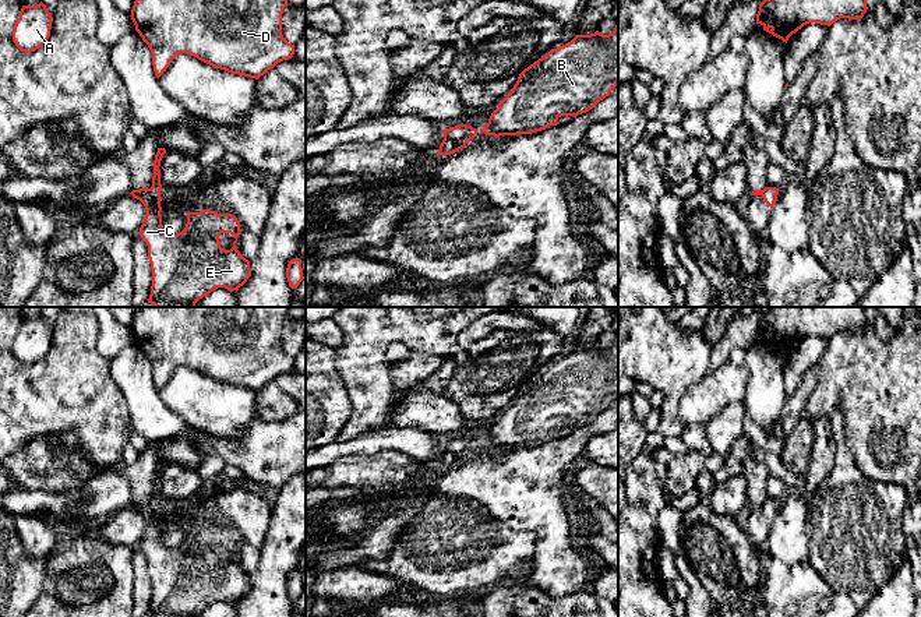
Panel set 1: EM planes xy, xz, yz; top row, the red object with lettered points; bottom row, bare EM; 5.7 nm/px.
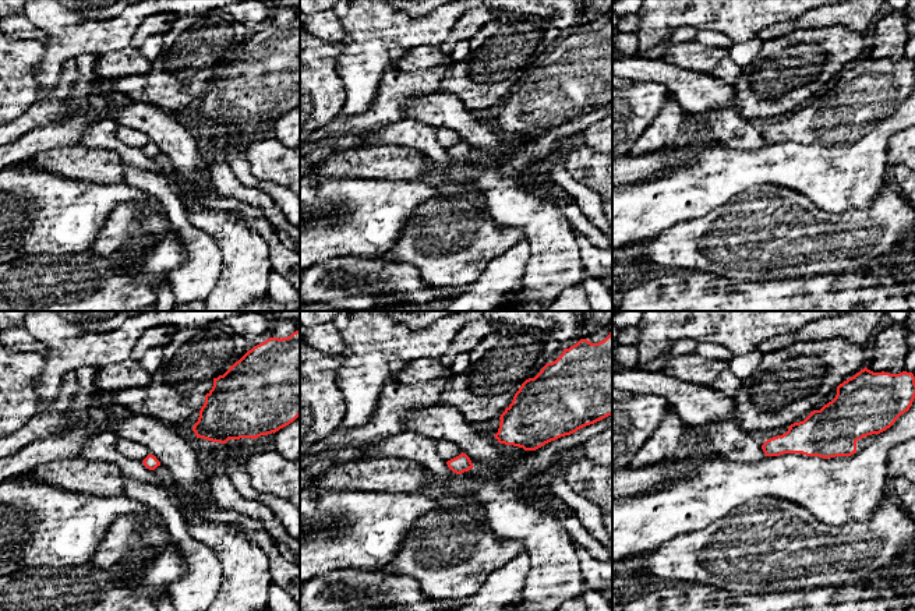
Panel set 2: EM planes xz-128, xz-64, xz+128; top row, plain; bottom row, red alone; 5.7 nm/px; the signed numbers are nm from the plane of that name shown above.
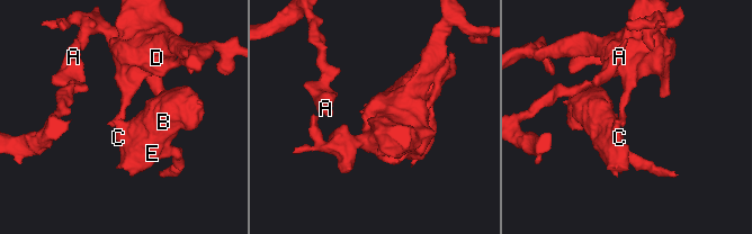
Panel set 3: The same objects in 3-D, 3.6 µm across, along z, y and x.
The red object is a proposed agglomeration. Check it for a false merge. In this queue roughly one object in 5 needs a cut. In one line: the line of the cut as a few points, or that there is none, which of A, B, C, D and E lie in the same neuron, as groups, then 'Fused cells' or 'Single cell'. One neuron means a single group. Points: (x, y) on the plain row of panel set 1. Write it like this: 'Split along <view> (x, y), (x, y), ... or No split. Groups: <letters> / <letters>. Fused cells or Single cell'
Split along xz (444, 448), (457, 457), (466, 455). Groups: A D / B C E. Fused cells

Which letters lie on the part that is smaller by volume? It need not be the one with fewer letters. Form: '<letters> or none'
B, C, E

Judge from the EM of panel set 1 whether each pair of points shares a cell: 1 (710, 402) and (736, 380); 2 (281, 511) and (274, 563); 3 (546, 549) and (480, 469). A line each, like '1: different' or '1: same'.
1: same
2: same
3: same

